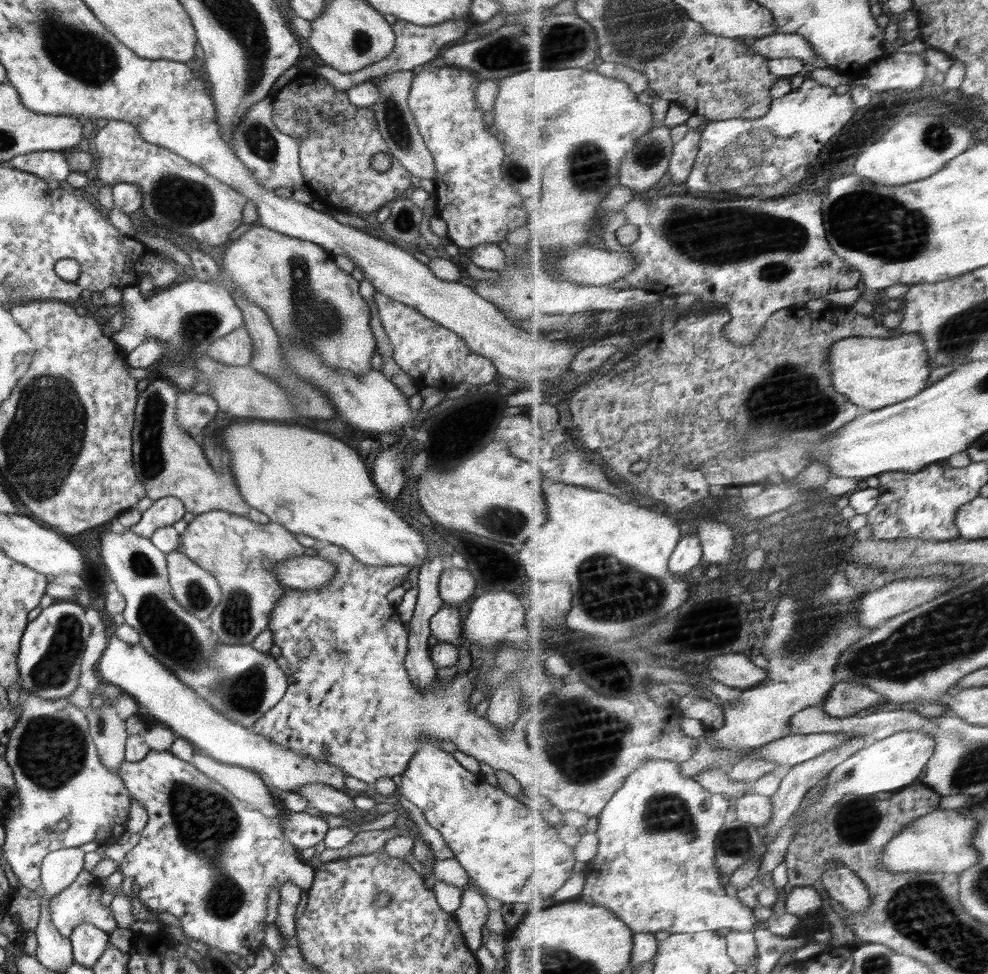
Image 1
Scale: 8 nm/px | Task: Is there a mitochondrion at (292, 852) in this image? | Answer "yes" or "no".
no

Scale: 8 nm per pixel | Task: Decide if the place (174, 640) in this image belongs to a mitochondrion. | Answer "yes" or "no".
yes

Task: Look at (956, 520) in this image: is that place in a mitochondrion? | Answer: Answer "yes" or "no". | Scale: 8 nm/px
no

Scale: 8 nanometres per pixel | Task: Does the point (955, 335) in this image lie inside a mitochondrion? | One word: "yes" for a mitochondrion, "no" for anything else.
yes

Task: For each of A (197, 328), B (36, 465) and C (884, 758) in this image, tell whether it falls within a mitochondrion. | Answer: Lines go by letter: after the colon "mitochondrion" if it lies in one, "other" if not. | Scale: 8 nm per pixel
A: mitochondrion
B: mitochondrion
C: other

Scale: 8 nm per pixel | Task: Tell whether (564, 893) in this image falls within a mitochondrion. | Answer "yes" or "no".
no

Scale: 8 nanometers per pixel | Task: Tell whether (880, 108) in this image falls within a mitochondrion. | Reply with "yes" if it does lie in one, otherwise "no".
no

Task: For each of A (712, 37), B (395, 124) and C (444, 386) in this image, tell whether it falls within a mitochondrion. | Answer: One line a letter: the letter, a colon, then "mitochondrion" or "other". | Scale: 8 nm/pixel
A: other
B: mitochondrion
C: other

